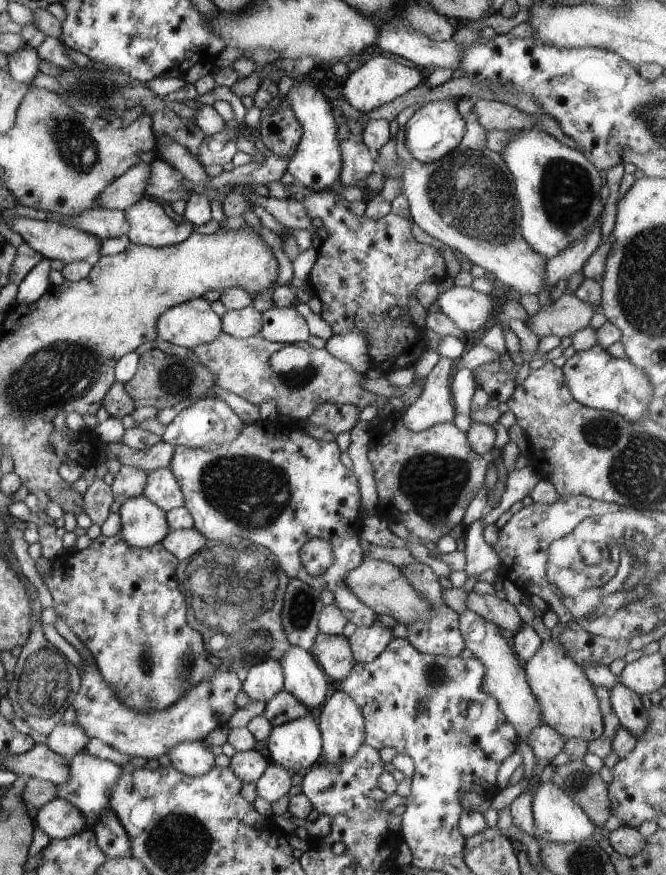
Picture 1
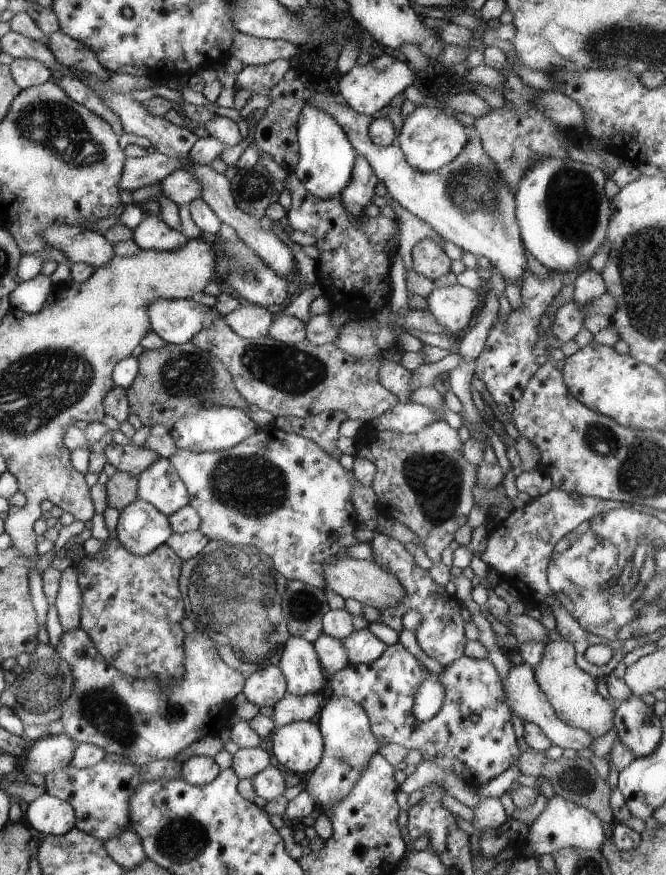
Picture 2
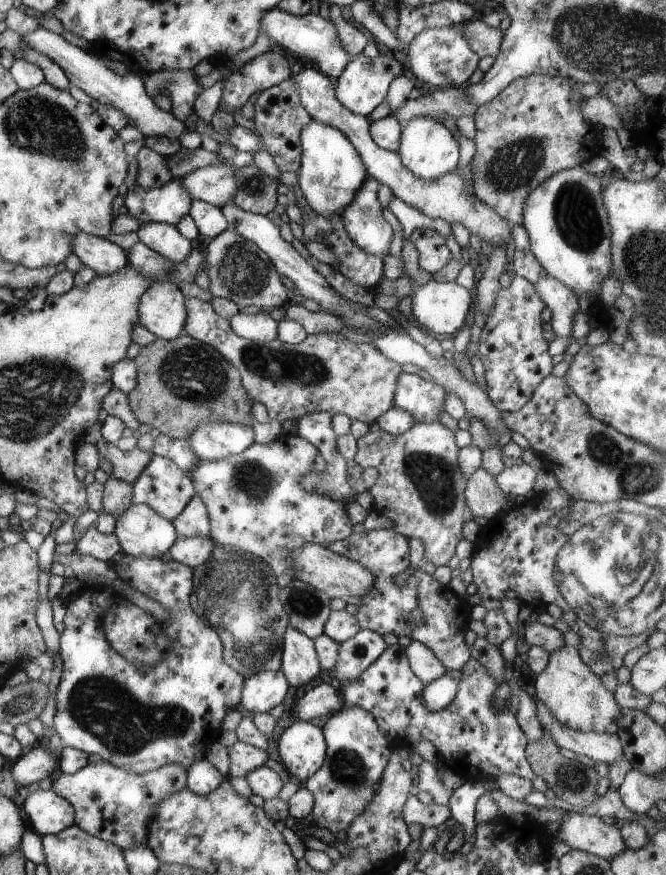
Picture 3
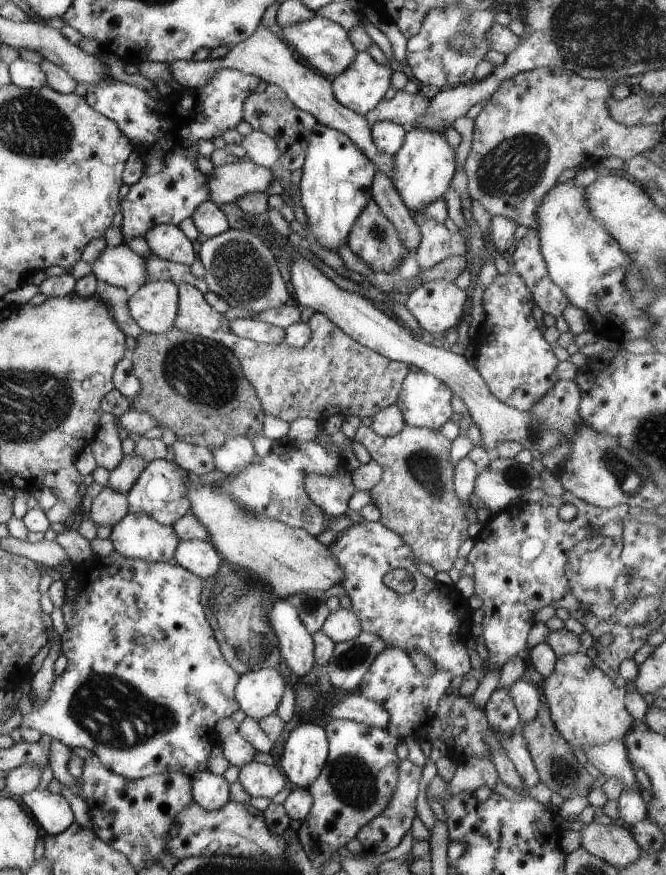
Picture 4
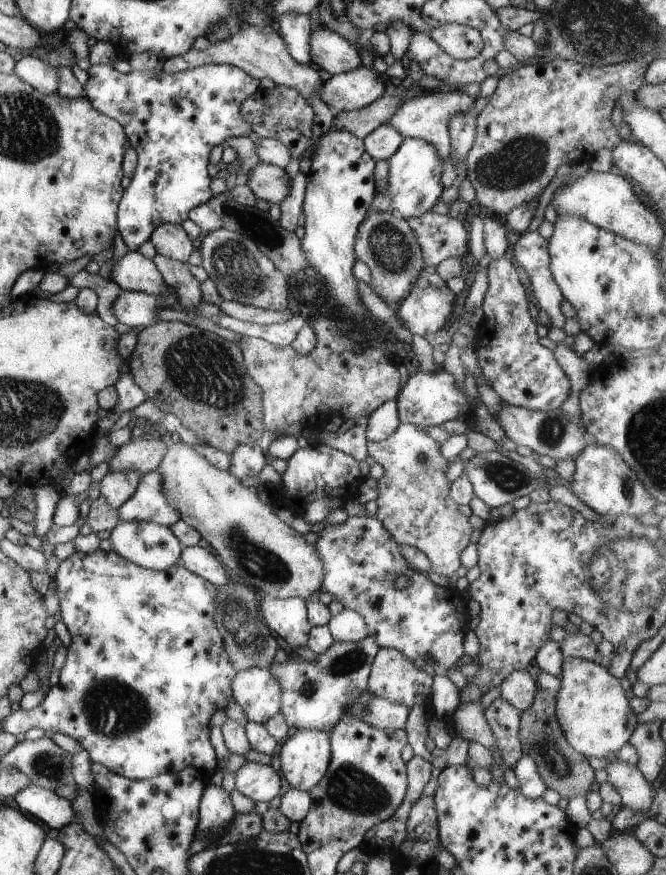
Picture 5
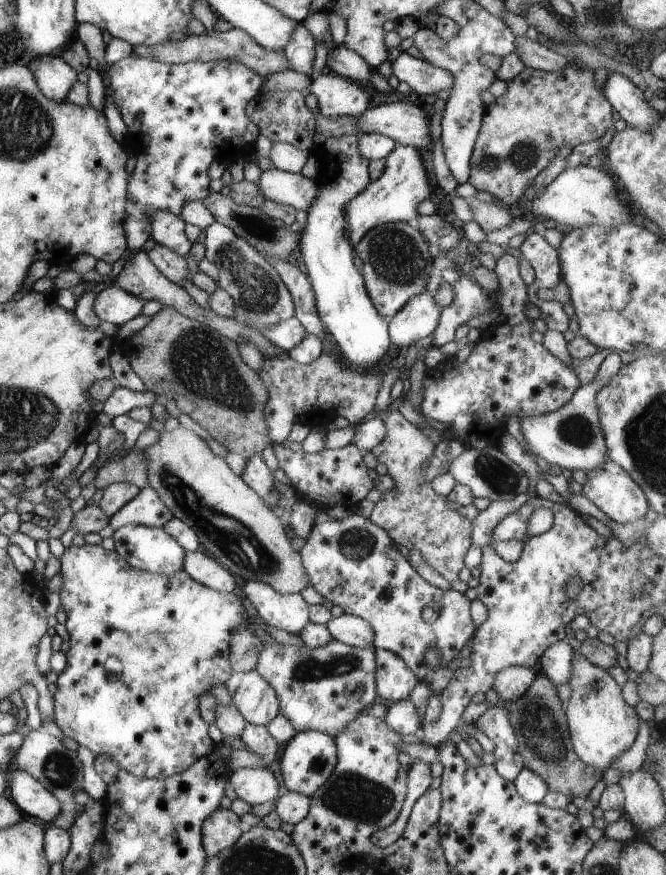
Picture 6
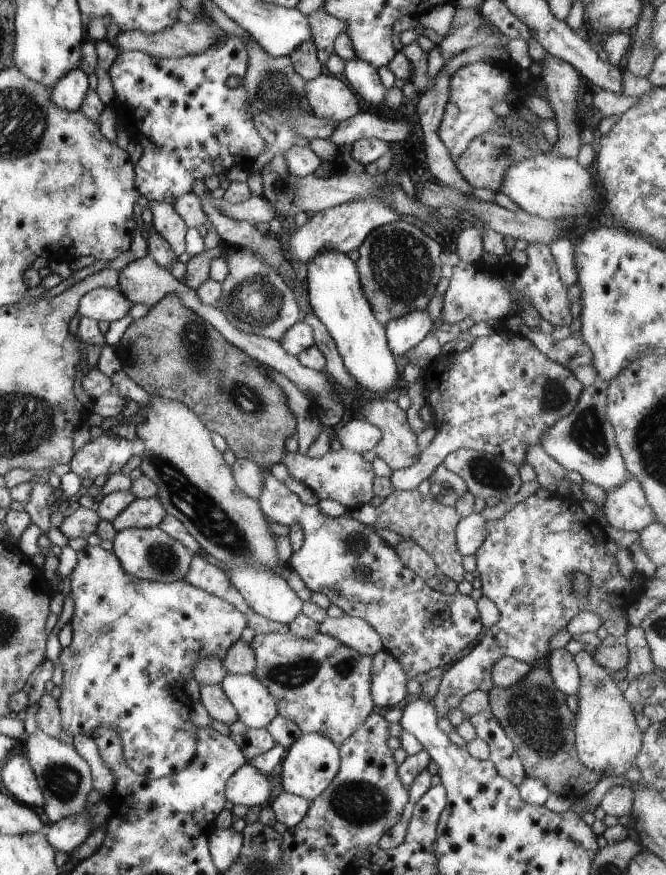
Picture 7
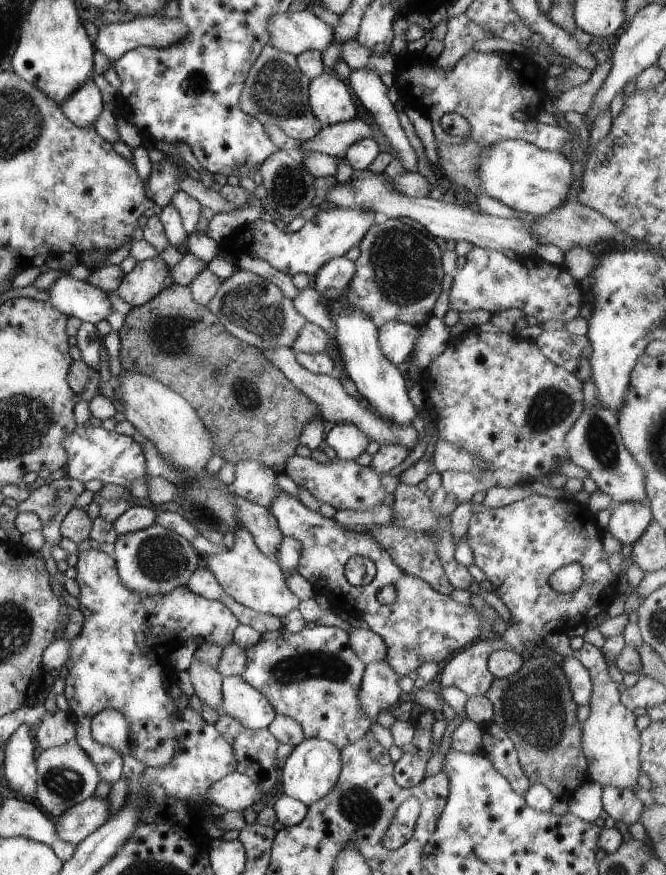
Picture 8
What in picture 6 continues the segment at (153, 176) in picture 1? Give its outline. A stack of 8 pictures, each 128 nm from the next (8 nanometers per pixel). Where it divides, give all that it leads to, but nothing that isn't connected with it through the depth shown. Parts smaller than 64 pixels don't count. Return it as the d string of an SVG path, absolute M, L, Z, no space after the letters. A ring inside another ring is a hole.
M274 167L269 171L262 171L257 185L259 194L265 199L306 212L317 197L320 186L314 179L304 177L301 172L291 173Z

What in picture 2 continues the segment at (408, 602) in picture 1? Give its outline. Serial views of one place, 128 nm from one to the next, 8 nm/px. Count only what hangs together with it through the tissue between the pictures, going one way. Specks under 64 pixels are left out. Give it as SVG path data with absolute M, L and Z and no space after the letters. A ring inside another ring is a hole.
M349 556L338 559L328 558L322 565L326 592L332 591L343 599L353 599L364 606L376 608L379 611L396 607L405 598L405 589L386 568L374 561L357 560Z

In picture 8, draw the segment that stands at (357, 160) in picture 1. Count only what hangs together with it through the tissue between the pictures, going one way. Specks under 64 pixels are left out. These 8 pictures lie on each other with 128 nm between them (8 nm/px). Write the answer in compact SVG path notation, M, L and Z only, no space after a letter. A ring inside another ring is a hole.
M387 219L381 224L372 226L360 241L358 248L360 256L354 262L355 273L341 301L353 309L362 309L378 327L385 322L402 321L422 328L433 315L434 303L443 291L441 282L445 273L441 263L442 252L434 239L402 224L400 220Z

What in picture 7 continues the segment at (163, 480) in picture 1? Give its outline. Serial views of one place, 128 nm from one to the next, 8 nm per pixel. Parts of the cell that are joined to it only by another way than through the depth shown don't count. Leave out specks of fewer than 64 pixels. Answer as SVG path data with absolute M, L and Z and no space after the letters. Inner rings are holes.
M157 496L136 498L120 514L111 520L117 531L158 527L167 515Z

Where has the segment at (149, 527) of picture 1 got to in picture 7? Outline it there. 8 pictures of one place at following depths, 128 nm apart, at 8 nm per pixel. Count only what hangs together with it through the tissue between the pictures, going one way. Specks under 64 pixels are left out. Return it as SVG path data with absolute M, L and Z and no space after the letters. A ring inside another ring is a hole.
M159 526L147 529L124 529L117 531L113 538L113 553L120 561L121 567L132 576L151 581L174 582L184 579L192 557L180 541L166 534Z

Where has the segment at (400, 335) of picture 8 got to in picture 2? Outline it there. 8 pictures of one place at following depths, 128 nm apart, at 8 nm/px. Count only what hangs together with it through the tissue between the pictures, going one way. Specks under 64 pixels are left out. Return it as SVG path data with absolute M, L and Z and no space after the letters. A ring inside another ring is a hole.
M458 284L435 287L426 299L429 312L452 335L470 324L481 305L475 290Z

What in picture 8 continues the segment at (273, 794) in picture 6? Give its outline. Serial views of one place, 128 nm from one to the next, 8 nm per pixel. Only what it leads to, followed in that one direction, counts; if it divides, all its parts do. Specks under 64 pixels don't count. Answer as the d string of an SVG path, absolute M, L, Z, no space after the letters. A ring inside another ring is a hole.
M238 771L227 774L209 788L209 799L227 811L243 811L263 797L261 788Z

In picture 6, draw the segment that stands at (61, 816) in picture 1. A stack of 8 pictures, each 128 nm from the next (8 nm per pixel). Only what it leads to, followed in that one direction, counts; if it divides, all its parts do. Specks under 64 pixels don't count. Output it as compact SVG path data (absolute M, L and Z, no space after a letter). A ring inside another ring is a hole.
M12 767L8 797L26 818L36 820L44 826L52 824L61 811L59 800L35 776Z

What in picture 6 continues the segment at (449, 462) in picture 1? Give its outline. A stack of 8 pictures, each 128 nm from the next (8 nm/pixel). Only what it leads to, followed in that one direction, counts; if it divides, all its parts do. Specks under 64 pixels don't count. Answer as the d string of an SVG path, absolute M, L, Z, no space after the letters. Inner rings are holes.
M396 405L379 414L387 428L384 440L372 450L382 463L394 486L375 503L369 519L390 535L396 546L420 551L422 558L452 582L465 566L464 555L472 546L472 521L446 505L447 497L440 495L431 482L426 482L425 465L435 454L435 442L425 432L412 425Z

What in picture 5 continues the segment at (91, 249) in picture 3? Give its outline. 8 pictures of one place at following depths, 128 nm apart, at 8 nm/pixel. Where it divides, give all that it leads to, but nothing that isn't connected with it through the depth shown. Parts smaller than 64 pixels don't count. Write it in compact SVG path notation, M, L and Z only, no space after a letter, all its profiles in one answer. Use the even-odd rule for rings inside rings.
M128 251L114 262L109 274L123 291L140 291L153 295L167 293L167 284L153 260L140 251Z

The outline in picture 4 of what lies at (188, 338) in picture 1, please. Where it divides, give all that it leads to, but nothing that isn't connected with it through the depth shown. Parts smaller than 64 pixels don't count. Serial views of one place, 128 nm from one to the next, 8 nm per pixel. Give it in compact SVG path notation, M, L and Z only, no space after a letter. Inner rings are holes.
M154 281L130 291L127 307L134 322L146 333L161 335L175 326L179 288L174 281Z

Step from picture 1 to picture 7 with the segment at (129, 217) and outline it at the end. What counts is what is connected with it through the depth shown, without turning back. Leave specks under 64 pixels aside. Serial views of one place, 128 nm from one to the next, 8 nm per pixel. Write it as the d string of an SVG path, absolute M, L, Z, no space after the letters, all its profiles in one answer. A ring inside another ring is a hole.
M149 201L143 203L149 210L151 226L164 240L167 240L178 257L186 251L185 236L189 226L182 220L176 209L168 203Z

